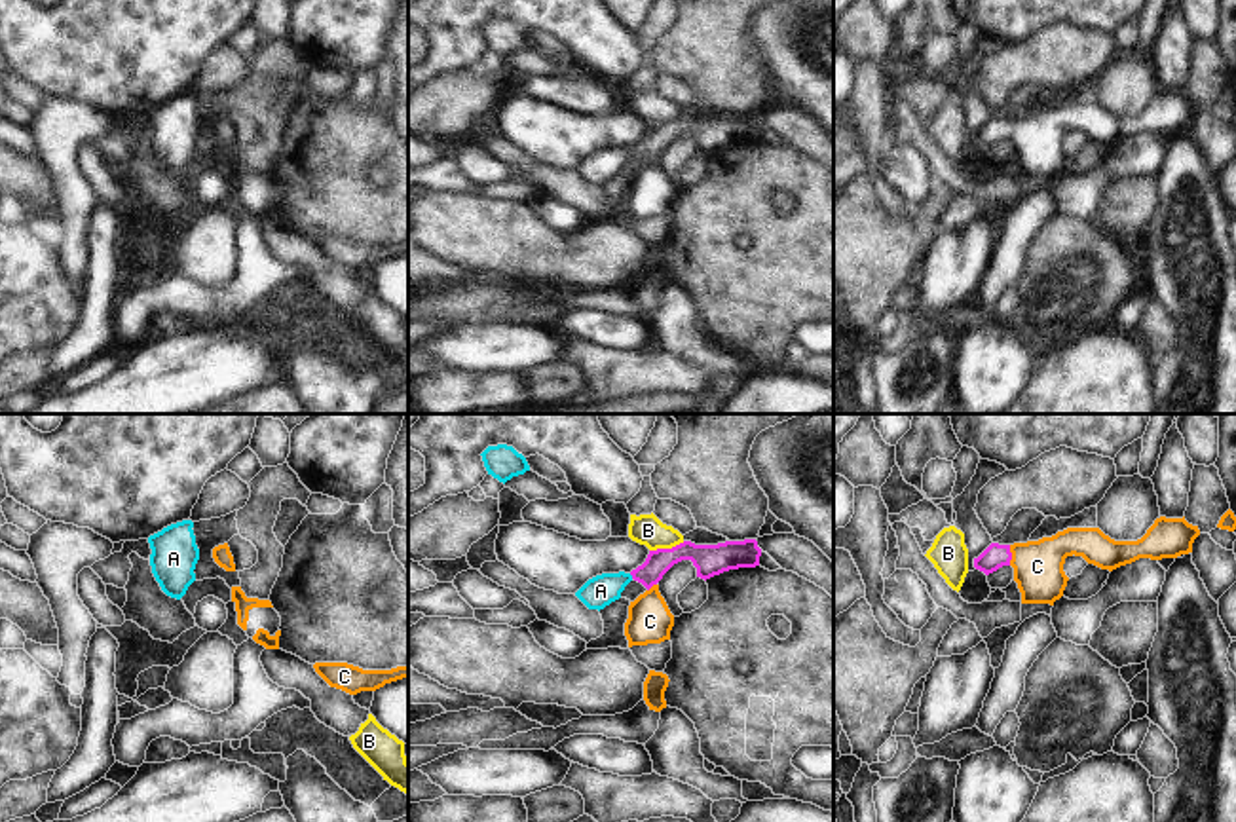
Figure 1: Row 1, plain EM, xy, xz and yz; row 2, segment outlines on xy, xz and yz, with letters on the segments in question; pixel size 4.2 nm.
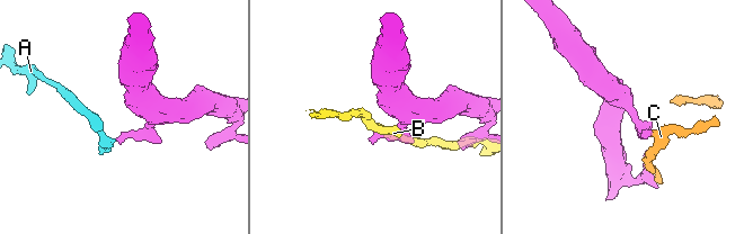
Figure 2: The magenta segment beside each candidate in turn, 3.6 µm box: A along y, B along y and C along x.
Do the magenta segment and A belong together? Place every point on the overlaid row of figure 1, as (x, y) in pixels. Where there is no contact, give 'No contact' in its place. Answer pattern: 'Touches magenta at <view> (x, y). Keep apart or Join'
Touches magenta at xz (631, 574). Join

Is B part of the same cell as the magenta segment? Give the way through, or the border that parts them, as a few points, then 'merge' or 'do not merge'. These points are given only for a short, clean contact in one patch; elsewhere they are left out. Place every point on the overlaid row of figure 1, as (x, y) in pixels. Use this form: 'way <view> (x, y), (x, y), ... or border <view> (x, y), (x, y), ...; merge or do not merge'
do not merge

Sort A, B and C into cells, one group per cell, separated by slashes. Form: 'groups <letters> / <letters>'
groups A C / B

